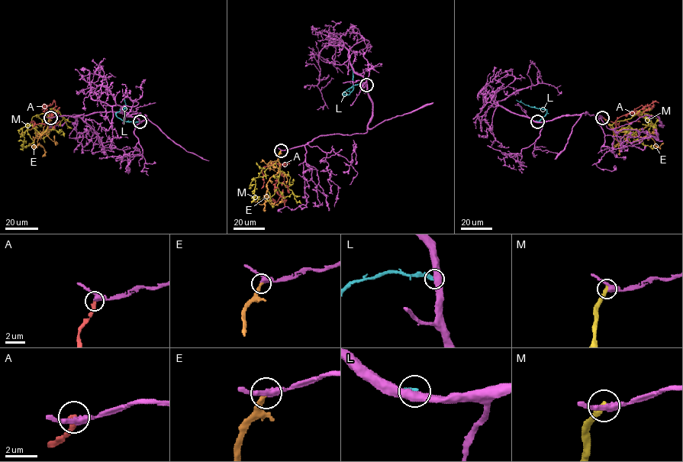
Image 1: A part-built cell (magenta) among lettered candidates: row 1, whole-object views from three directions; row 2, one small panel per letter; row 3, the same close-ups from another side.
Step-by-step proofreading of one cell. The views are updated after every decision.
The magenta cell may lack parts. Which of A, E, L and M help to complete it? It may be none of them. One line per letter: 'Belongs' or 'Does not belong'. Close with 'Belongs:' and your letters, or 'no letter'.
A: Does not belong
E: Belongs
L: Does not belong
M: Does not belong
Belongs: E

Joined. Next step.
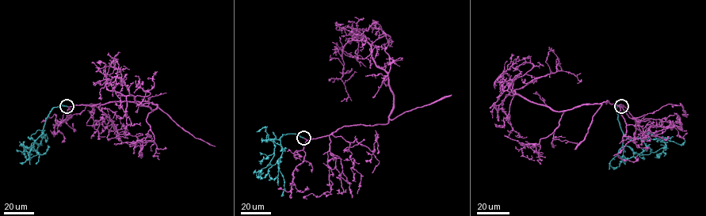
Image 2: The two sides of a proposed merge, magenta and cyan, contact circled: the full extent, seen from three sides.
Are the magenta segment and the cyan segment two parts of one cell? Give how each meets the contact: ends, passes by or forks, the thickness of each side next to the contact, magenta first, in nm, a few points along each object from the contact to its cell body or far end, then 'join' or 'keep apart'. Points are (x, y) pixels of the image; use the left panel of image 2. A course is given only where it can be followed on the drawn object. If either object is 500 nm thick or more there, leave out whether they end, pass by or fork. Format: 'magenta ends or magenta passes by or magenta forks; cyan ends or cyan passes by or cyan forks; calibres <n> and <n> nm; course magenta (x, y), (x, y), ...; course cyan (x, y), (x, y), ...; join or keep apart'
magenta ends; cyan ends; calibres 200 and 240 nm; course magenta (66, 106), (139, 101), (157, 107), (152, 111), (133, 96), (107, 89), (104, 74), (120, 52); course cyan (66, 106), (52, 109), (43, 134), (34, 142), (37, 151), (21, 145), (23, 153), (17, 149); join

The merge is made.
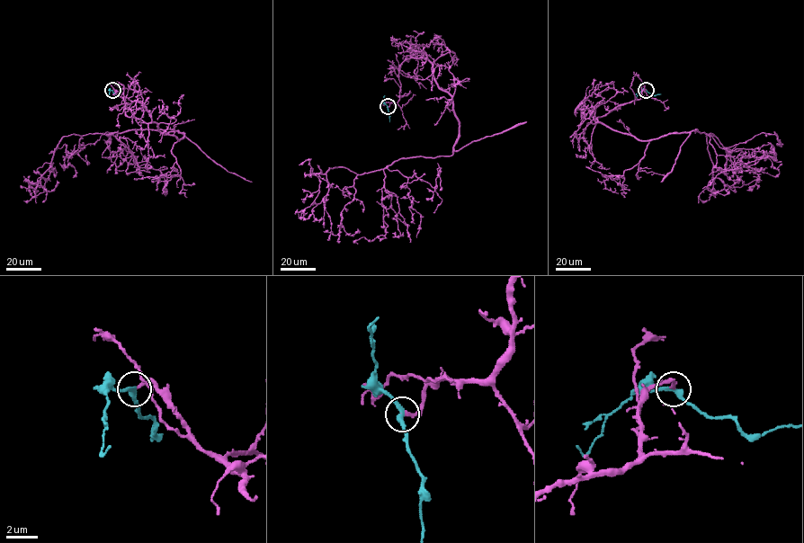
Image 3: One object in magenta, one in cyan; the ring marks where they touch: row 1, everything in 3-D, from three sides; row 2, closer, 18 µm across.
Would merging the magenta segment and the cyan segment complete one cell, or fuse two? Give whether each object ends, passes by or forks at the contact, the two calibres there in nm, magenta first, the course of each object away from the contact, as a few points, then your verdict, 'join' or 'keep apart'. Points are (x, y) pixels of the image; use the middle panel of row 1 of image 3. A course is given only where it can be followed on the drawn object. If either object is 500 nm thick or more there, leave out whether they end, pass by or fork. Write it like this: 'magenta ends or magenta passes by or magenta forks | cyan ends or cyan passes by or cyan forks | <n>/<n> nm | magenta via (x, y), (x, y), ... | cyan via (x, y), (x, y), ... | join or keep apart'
magenta ends | cyan passes by | 200/300 nm | magenta via (387, 106), (399, 99), (401, 64), (425, 57), (452, 101), (452, 154), (317, 173), (318, 193), (295, 214) | cyan via (387, 106), (389, 121) | join

